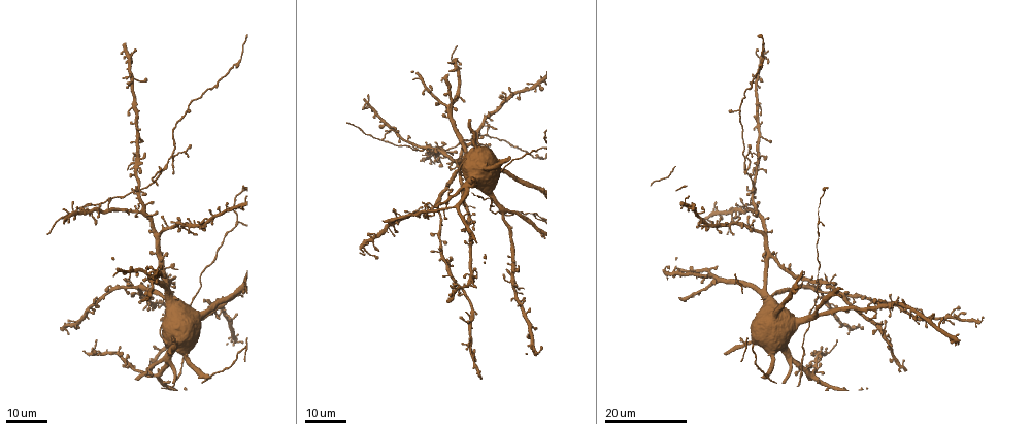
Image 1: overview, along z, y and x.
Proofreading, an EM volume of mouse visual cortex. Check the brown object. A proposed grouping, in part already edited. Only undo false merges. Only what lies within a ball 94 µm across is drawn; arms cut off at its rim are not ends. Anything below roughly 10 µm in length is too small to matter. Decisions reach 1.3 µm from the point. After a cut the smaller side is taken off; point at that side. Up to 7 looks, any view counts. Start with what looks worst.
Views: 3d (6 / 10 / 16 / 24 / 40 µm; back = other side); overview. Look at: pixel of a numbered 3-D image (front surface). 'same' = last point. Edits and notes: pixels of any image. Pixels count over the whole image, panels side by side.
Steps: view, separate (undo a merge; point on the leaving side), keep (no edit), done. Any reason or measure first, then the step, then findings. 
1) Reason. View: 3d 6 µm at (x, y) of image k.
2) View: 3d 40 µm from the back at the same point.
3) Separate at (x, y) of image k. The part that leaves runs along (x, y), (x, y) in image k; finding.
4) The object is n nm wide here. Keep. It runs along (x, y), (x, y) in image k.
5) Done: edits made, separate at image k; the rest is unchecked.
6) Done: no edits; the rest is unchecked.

Four or more arms meet. View: 3d 16 µm at (170, 157) of image 1.

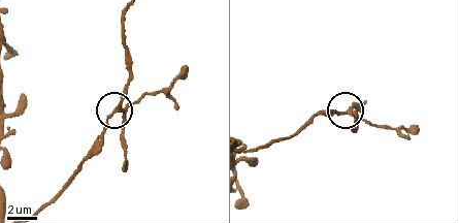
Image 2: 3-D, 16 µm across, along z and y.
View: 3d 10 µm at (120, 107) of image 2.

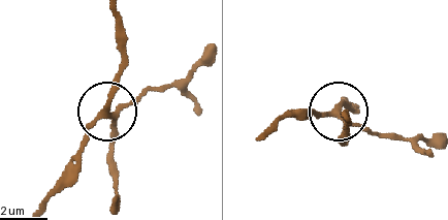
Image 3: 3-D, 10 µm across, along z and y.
4 arms meet here. Keep. Continuous, no second cell.

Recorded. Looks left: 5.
Three arms meet. View: 3d 24 µm at (494, 204) of image 1.

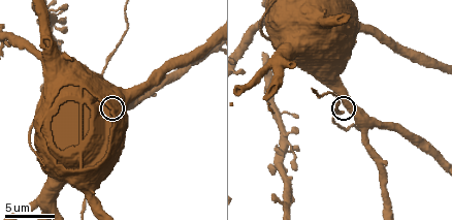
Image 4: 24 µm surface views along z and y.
View: 3d 6 µm at (344, 106) of image 4.

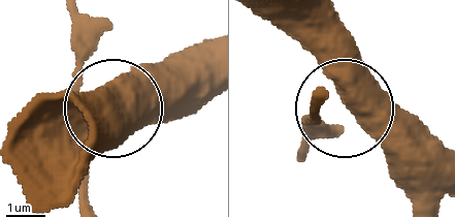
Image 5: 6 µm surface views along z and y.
View: 3d 6 µm from the back at (348, 99) of image 5.

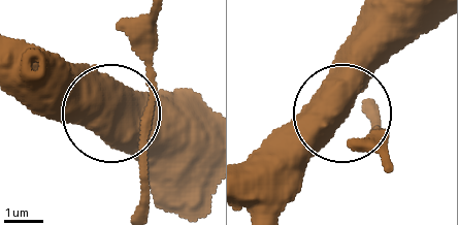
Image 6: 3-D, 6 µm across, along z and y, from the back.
The object is 410 nm wide here. Keep. One cell here.

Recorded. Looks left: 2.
Branch point. View: 3d 16 µm at (214, 215) of image 1.

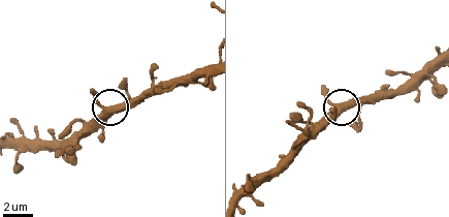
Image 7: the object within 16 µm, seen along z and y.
View: 3d 10 µm at (104, 111) of image 7.

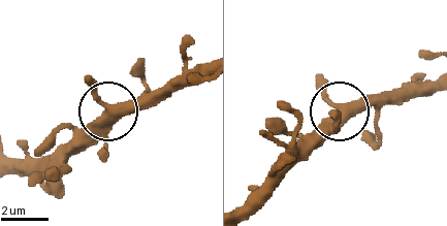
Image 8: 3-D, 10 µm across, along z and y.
The side arm is 16 µm long. Keep. It runs along (12, 157), (60, 153), (107, 111), (170, 98) in image 8; continuous, no second cell.

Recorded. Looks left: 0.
Done: no edits; the rest is unchecked.

